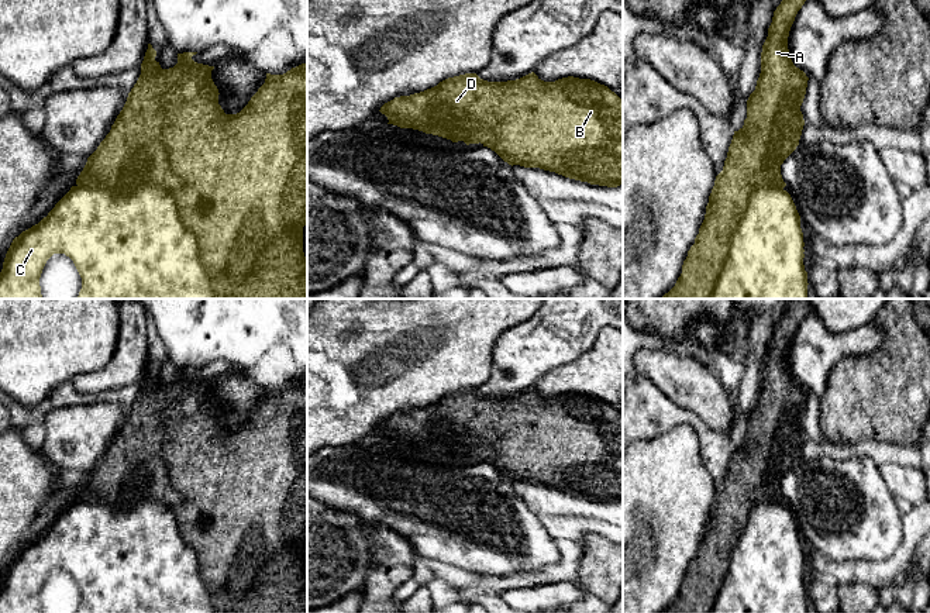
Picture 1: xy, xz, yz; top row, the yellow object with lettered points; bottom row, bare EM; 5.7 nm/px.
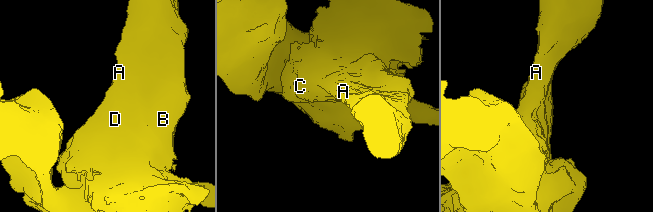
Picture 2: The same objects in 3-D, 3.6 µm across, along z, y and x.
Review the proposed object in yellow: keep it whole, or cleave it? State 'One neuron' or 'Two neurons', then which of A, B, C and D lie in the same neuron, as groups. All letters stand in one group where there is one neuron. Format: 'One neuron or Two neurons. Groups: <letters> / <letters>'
Two neurons. Groups: A B D / C

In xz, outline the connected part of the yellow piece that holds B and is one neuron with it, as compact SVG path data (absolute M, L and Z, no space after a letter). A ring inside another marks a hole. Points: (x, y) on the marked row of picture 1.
M531 72L516 80L488 82L480 79L476 73L465 73L448 78L440 82L437 86L424 92L414 93L410 96L395 97L393 100L385 103L379 111L385 114L388 120L395 120L411 125L427 134L434 132L438 137L448 137L452 142L464 141L466 145L480 142L483 147L488 147L492 151L495 151L504 162L507 162L512 166L520 165L524 168L540 168L544 171L555 172L569 179L607 187L617 187L623 183L623 100L607 86L590 79L568 76L555 82L544 82L534 72ZM461 121L471 121L473 124L473 131L469 137L461 137L455 134L455 128Z

